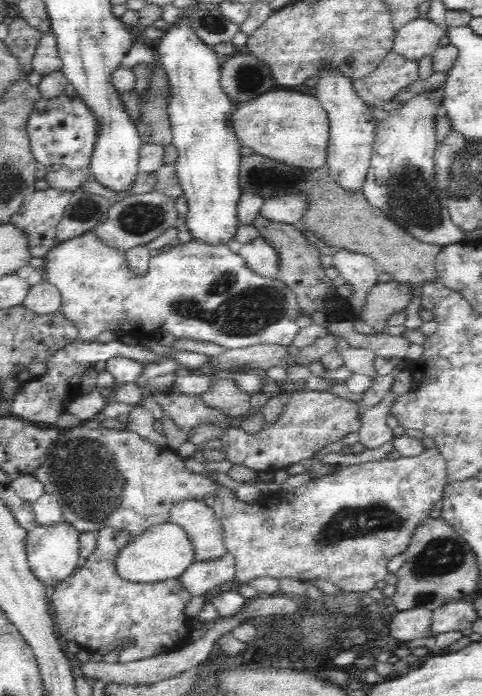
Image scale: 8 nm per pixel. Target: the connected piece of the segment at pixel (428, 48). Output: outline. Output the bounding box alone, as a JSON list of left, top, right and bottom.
[393,16,445,60]

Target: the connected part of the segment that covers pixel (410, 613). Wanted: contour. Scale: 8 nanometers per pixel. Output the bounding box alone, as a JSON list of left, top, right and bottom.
[390,607,434,644]

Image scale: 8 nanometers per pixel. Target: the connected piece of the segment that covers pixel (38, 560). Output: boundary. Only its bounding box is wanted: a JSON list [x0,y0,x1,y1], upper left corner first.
[27,521,82,587]

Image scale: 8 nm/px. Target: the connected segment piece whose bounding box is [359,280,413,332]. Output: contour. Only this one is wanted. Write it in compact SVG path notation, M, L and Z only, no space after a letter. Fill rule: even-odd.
M392 280L374 285L367 294L359 317L368 326L377 328L377 332L382 332L386 318L406 310L413 298L412 290L412 287Z

